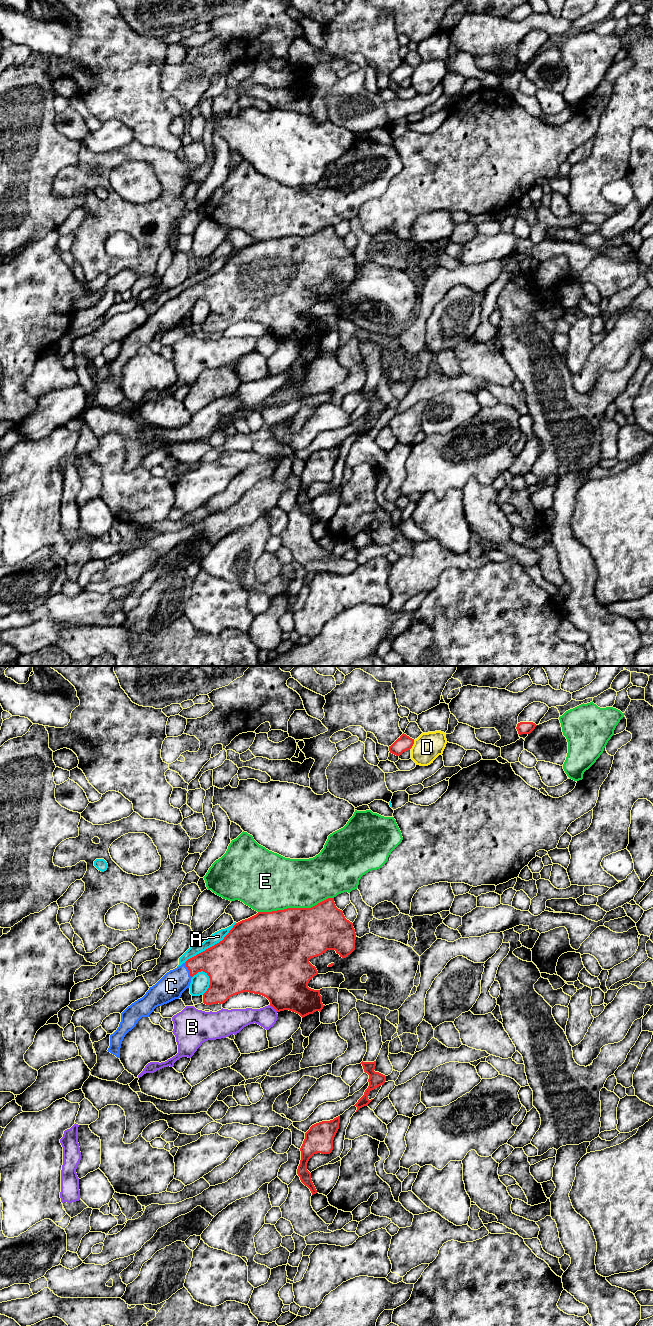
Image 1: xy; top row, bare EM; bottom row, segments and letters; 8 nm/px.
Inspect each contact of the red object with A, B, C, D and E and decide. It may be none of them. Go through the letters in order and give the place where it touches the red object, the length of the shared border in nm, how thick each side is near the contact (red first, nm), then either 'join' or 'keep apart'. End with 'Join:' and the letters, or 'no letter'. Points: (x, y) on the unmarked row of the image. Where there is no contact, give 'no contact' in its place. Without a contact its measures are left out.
A: xy (212, 274) | 550 nm | 460/90 nm | keep apart
B: xy (273, 335) | 90 nm | 400/170 nm | keep apart
C: xy (188, 297) | 140 nm | 260/200 nm | join
D: xy (413, 71) | 80 nm | 120/220 nm | keep apart
E: xy (295, 236) | 600 nm | 480/440 nm | keep apart
Join: C

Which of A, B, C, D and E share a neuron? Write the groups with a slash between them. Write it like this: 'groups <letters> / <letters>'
groups A / B / C / D / E

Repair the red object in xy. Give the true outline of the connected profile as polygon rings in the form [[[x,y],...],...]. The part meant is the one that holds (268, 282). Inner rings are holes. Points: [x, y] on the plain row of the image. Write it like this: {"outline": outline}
{"outline": [[[328,226],[311,236],[258,240],[236,251],[219,271],[167,300],[142,326],[128,334],[121,341],[119,355],[110,363],[107,379],[120,386],[122,369],[138,349],[142,345],[149,345],[156,335],[179,327],[189,316],[191,306],[201,299],[210,306],[209,316],[203,322],[206,333],[223,332],[234,323],[249,320],[266,325],[277,340],[289,338],[302,346],[316,339],[321,340],[325,333],[320,318],[308,315],[309,309],[318,302],[309,288],[327,278],[335,278],[340,285],[346,286],[355,278],[355,268],[353,251],[336,235],[334,226]]]}

